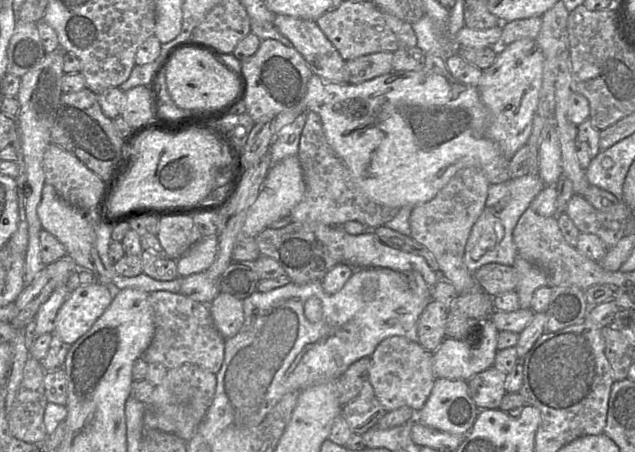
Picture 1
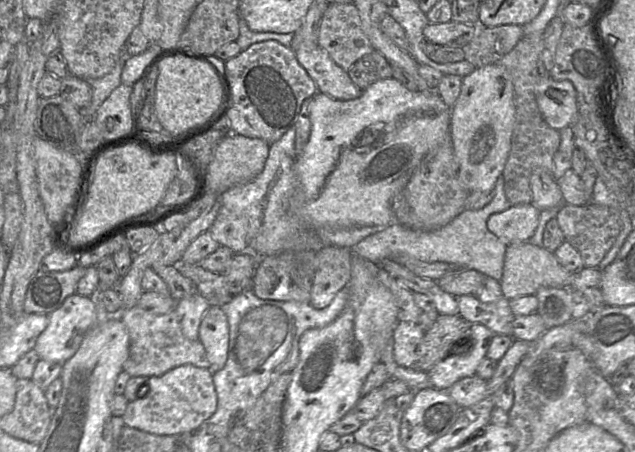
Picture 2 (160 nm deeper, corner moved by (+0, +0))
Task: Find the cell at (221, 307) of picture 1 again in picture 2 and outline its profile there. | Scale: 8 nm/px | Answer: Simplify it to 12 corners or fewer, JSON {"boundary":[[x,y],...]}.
{"boundary":[[210,306],[198,331],[209,370],[227,360],[229,325],[219,306]]}

